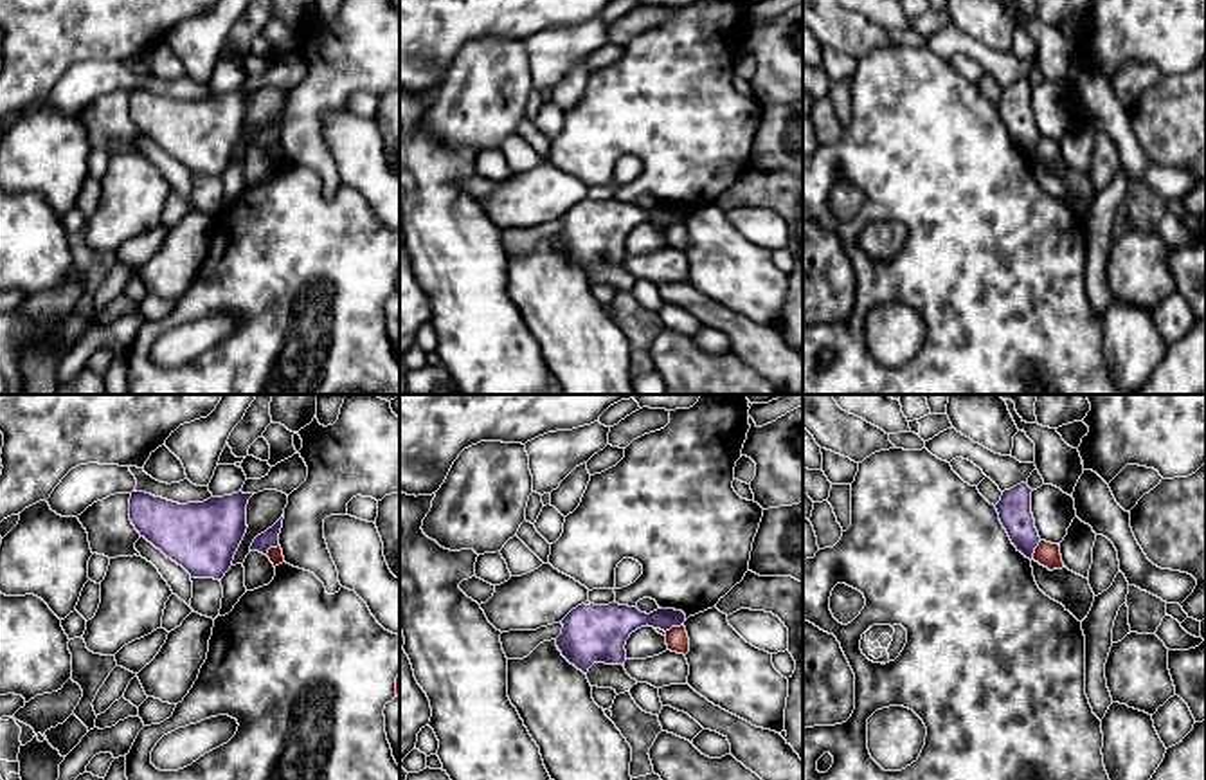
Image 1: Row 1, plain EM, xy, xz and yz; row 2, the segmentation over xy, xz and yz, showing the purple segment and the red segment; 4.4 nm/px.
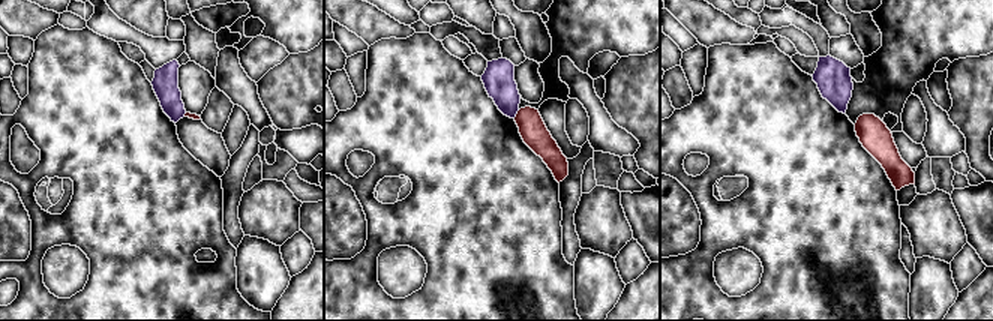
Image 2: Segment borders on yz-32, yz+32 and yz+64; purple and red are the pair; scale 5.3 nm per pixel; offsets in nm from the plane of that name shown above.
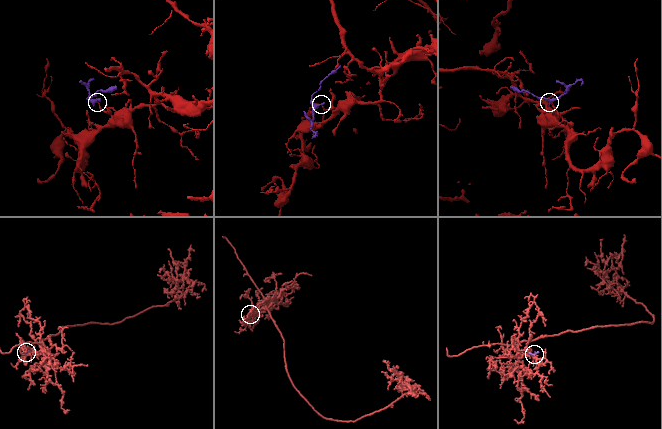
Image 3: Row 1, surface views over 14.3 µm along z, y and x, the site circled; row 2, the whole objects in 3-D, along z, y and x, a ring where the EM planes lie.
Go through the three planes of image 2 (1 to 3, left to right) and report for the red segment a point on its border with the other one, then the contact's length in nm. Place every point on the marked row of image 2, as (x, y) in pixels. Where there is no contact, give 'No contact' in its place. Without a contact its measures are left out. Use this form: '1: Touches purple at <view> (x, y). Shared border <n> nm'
1: Touches purple at yz-32 (185, 113). Shared border 30 nm
2: Touches purple at yz+32 (516, 113). Shared border 60 nm
3: No contact

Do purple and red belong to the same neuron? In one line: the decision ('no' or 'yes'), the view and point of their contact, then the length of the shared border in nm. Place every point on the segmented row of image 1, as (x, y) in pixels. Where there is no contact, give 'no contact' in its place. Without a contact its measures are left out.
no | yz (1034, 550) | 100 nm

